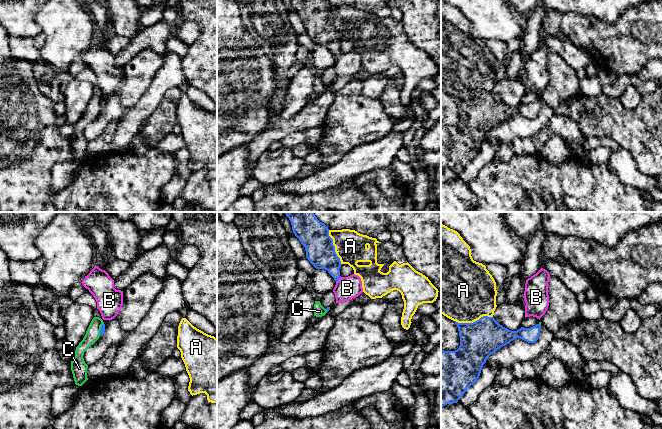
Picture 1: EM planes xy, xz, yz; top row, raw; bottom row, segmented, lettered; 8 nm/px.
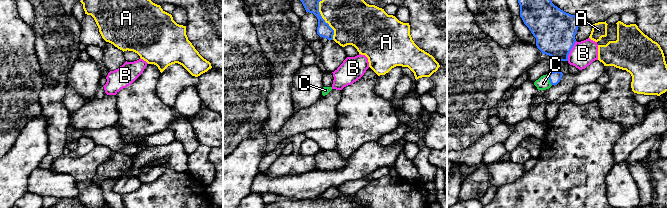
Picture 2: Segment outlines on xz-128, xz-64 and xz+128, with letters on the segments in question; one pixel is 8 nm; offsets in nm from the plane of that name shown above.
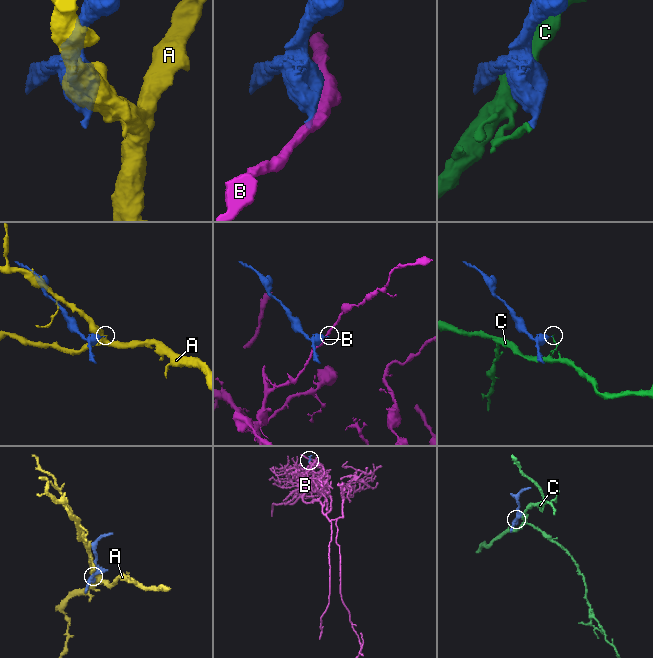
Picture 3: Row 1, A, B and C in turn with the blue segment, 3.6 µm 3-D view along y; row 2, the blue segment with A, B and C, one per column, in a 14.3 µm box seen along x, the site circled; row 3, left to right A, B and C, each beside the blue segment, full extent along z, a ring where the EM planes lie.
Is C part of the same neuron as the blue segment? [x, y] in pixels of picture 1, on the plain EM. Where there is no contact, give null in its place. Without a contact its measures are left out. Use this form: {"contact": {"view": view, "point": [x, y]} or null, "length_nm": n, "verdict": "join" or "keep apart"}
{"contact": {"view": "xy", "point": [101, 105]}, "length_nm": 110, "verdict": "keep apart"}

